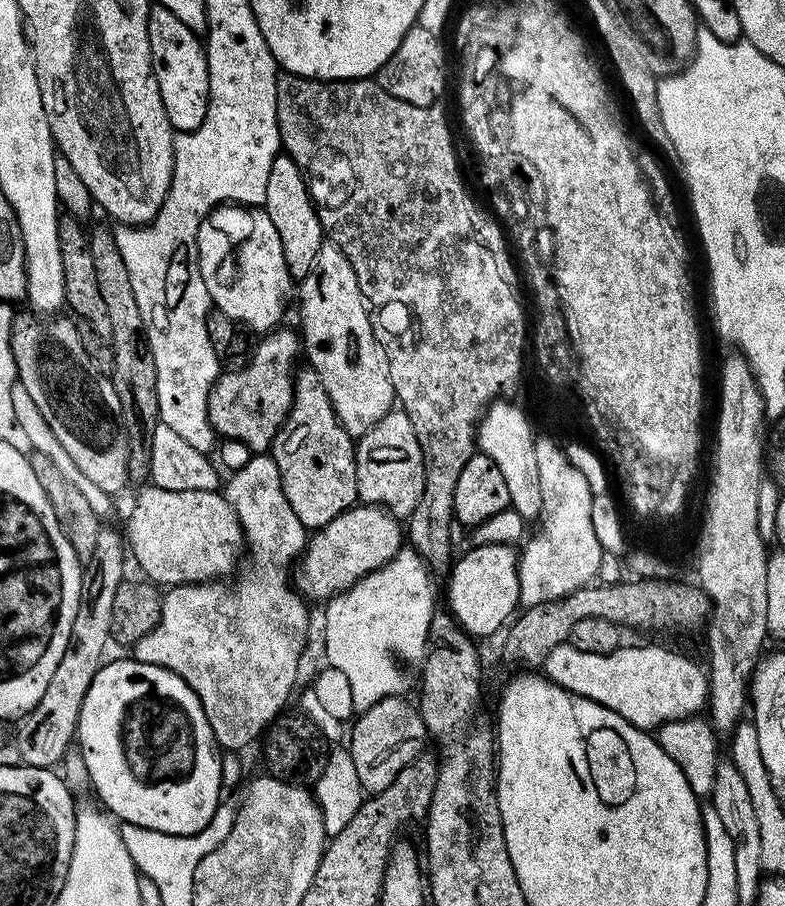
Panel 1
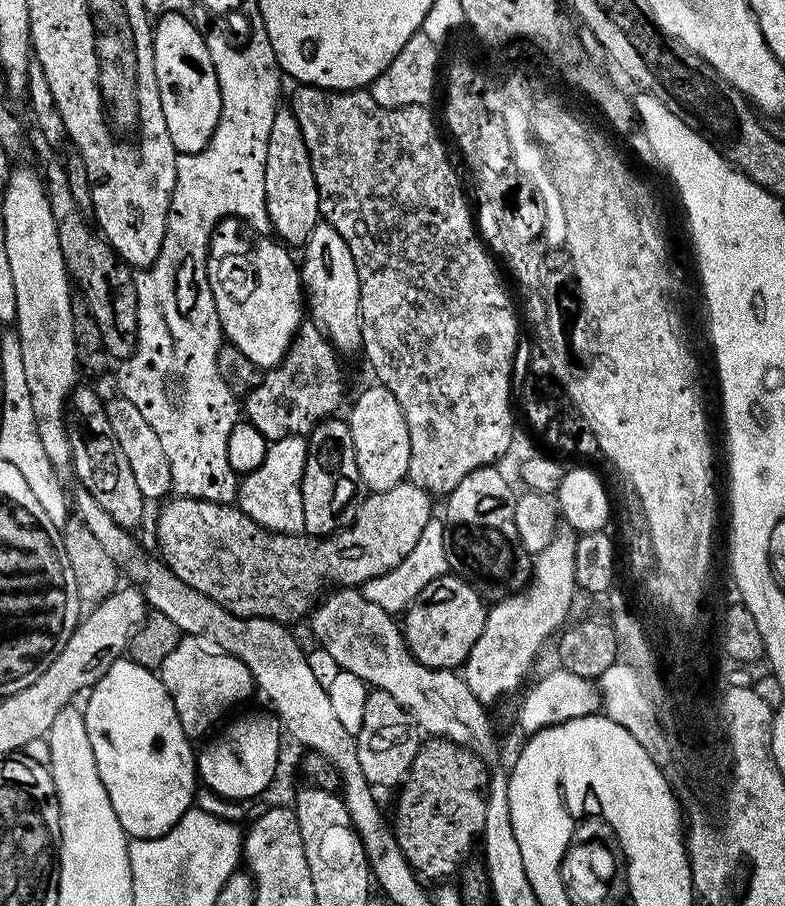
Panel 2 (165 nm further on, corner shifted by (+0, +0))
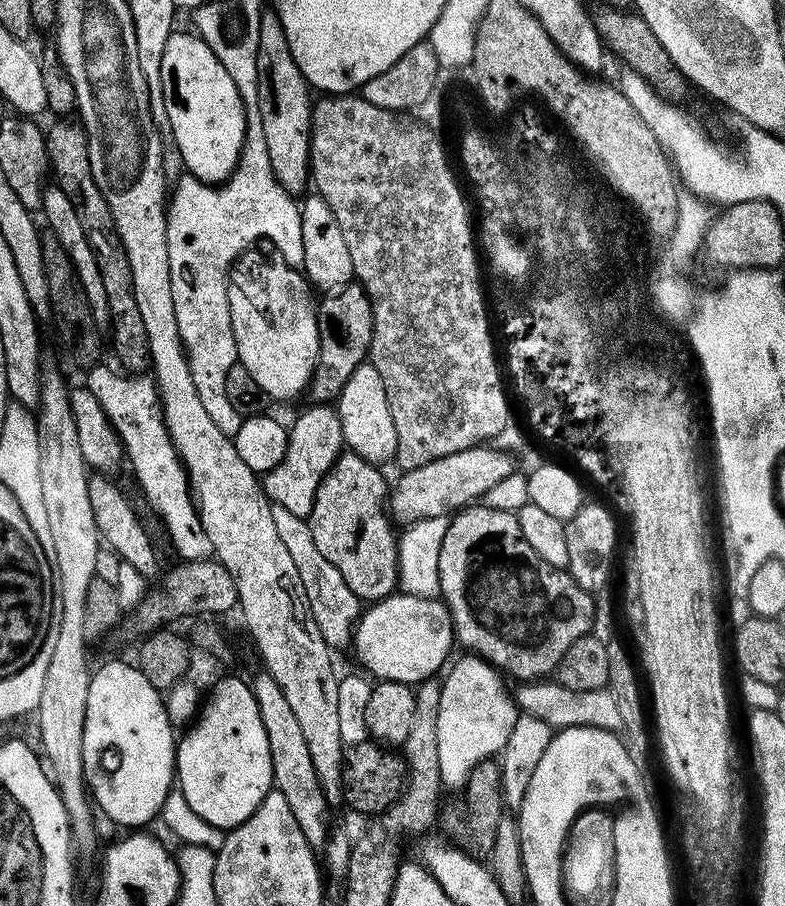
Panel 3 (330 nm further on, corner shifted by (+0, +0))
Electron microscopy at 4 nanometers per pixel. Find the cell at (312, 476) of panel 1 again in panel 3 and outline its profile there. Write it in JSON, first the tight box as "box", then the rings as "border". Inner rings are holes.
{"box":[306,450,398,602],"border":[[[344,450],[322,478],[312,513],[306,517],[319,553],[342,574],[346,586],[361,602],[384,600],[398,588],[398,532],[386,507],[389,496],[383,471]]]}

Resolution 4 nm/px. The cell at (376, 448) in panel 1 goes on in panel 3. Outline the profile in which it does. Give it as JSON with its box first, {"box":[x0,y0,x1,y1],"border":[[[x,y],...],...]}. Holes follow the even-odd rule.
{"box":[334,362,398,466],"border":[[[363,362],[356,367],[346,386],[342,386],[334,407],[340,416],[347,451],[377,466],[384,466],[395,457],[398,434],[394,430],[394,418],[390,418],[390,402],[386,402],[382,374],[378,374],[372,363]]]}

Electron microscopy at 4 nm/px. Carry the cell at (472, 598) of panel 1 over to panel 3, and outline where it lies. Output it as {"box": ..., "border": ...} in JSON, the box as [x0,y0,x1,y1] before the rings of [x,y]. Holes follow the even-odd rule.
{"box":[351,594,454,686],"border":[[[393,594],[384,600],[375,601],[371,606],[365,607],[354,625],[351,636],[351,650],[356,651],[360,664],[369,677],[377,681],[398,682],[415,686],[424,680],[433,679],[440,667],[443,669],[449,663],[448,651],[454,648],[452,634],[452,619],[448,613],[448,607],[440,598],[422,598],[421,596],[406,596]]]}

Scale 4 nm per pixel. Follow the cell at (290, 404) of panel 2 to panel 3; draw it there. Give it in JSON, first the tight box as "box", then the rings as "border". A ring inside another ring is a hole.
{"box":[306,282,372,405],"border":[[[359,282],[343,284],[342,287],[329,291],[325,296],[328,297],[324,301],[321,299],[316,309],[320,356],[316,360],[316,368],[312,371],[312,381],[308,383],[306,396],[309,396],[309,401],[331,405],[339,397],[342,386],[346,386],[346,382],[350,380],[350,374],[360,363],[369,359],[372,351],[372,303]]]}

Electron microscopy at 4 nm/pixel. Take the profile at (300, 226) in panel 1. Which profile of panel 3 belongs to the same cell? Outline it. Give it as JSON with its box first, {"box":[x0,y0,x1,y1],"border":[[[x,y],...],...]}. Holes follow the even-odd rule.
{"box":[258,6,314,193],"border":[[[270,6],[265,7],[258,22],[258,110],[262,114],[262,130],[266,137],[266,146],[270,150],[270,166],[274,170],[276,180],[288,193],[303,193],[304,187],[310,184],[310,146],[312,141],[312,107],[314,105],[313,89],[308,79],[298,70],[298,62],[294,62],[294,54],[290,54],[290,42],[286,42],[286,30],[282,30],[282,22],[278,14]]]}

